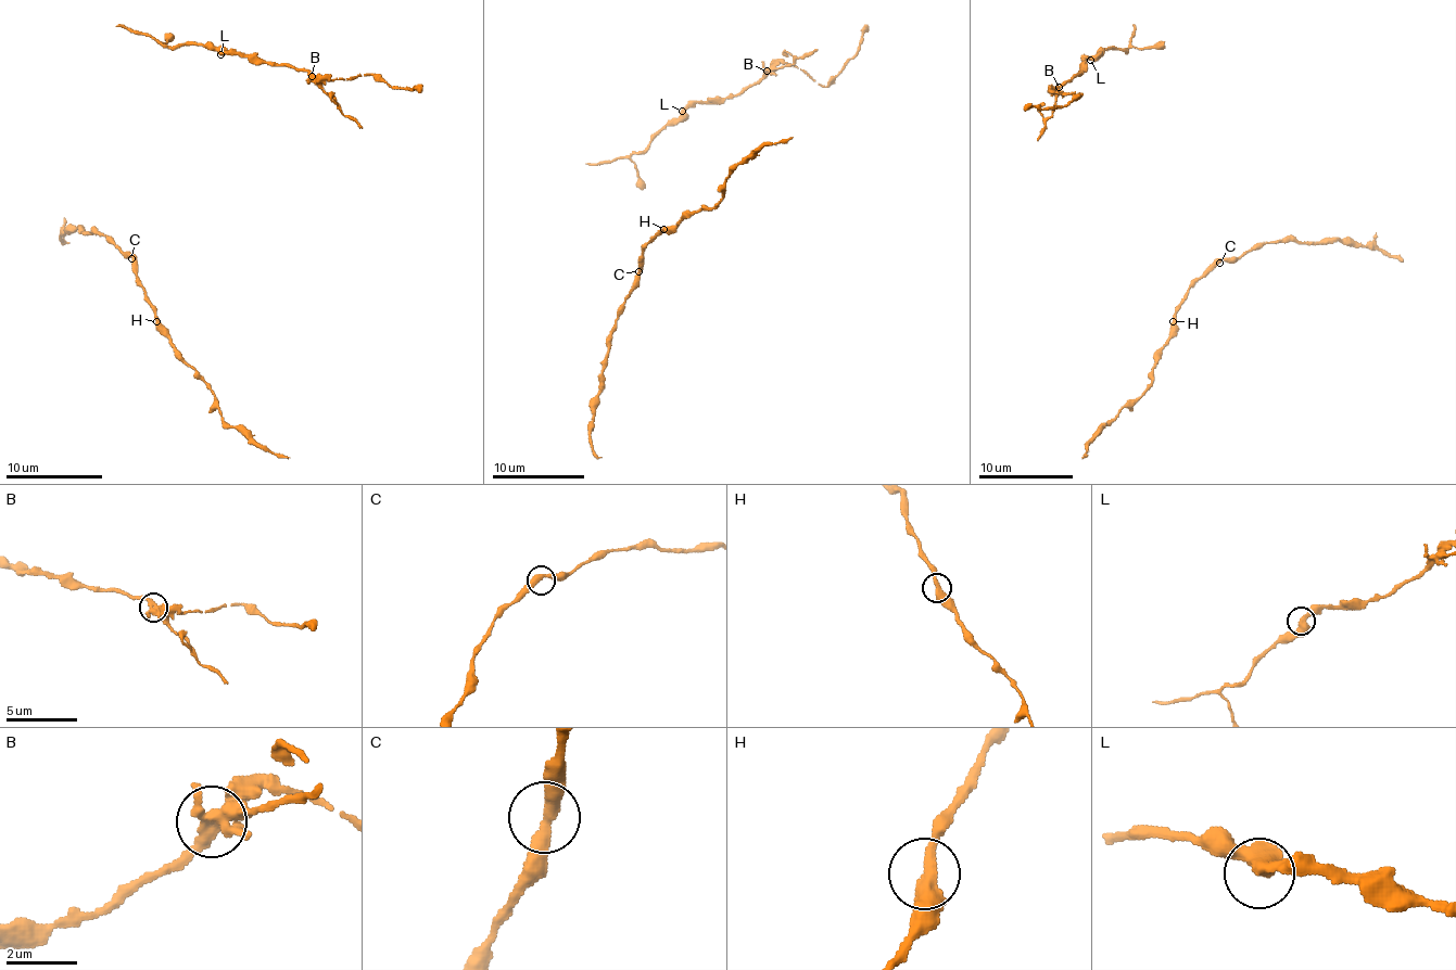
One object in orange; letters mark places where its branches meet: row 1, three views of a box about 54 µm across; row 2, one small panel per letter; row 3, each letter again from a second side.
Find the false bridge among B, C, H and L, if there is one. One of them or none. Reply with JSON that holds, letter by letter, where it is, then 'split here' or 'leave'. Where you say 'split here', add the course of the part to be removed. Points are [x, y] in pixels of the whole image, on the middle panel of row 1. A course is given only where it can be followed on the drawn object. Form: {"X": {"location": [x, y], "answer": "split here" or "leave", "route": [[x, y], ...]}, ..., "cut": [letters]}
{"B": {"location": [767, 71], "answer": "split here", "route": [[767, 71], [788, 66], [817, 50]]}, "C": {"location": [638, 271], "answer": "leave"}, "H": {"location": [663, 229], "answer": "leave"}, "L": {"location": [682, 111], "answer": "leave"}, "cut": ["B"]}

